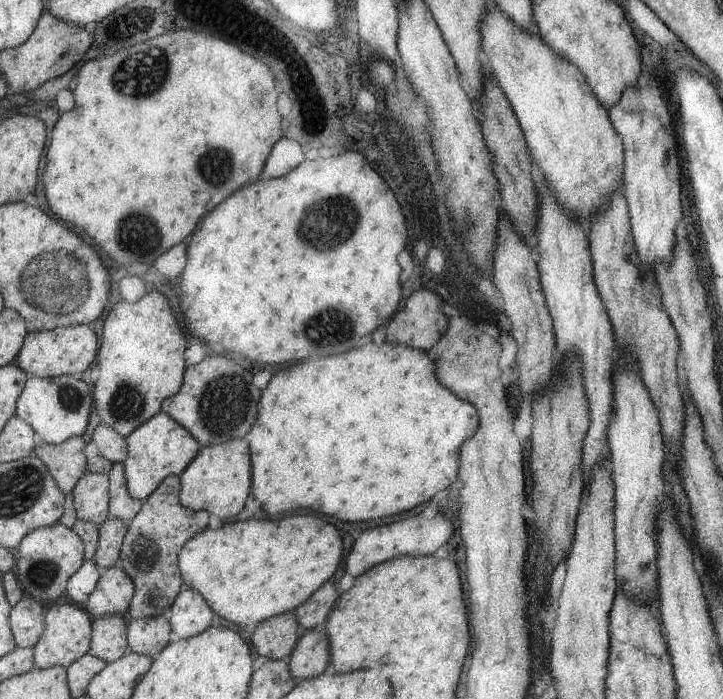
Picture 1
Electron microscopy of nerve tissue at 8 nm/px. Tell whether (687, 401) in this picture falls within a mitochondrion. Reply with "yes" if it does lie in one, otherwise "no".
no

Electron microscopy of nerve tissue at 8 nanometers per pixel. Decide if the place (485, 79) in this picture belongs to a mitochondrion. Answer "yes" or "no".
no

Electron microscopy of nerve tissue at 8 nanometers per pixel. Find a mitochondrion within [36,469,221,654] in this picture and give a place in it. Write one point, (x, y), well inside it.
(144, 554)

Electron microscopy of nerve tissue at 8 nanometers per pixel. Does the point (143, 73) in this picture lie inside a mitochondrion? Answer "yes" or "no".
yes

